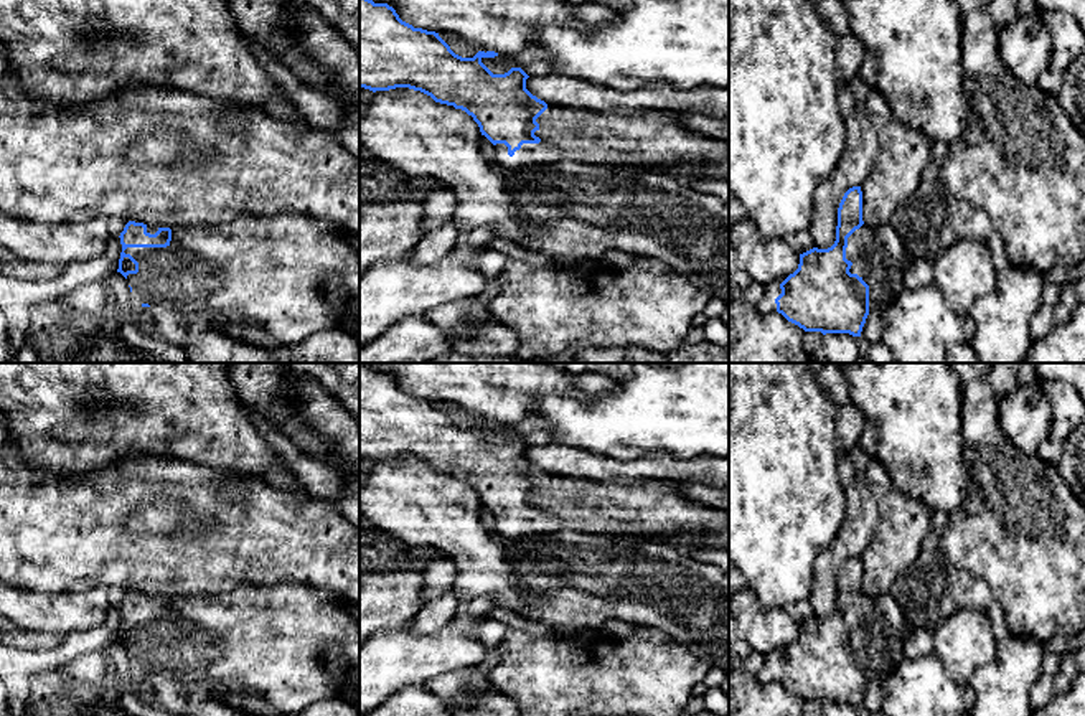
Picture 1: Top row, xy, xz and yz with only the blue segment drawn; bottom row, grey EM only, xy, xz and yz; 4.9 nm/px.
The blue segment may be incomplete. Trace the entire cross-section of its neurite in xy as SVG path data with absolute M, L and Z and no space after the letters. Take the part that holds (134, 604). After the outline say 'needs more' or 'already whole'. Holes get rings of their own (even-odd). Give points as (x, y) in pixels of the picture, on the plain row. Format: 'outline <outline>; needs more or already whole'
outline M292 584L237 586L224 594L171 599L129 591L119 607L122 622L117 642L127 648L135 673L160 675L181 688L203 678L236 681L247 690L232 701L244 711L297 714L317 701L338 698L340 678L330 673L320 658L326 645L338 648L341 670L359 681L359 622L343 599L328 591Z; needs more

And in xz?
outline M359 365L359 457L373 462L409 457L465 480L493 513L496 531L505 541L559 530L630 538L729 530L729 511L689 500L674 482L620 485L546 473L526 459L529 445L521 437L493 444L481 432L495 426L495 421L478 421L473 427L462 427L439 403L414 398L388 373Z; needs more

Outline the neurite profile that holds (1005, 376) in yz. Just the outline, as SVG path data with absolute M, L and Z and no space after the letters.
M991 363L989 381L999 398L1012 394L1019 388L1022 363Z

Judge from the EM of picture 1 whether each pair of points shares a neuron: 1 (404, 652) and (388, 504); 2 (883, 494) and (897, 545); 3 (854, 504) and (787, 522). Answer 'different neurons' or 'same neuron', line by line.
1: different neurons
2: same neuron
3: different neurons

